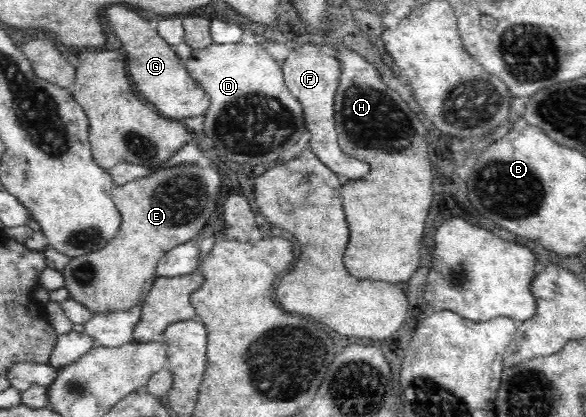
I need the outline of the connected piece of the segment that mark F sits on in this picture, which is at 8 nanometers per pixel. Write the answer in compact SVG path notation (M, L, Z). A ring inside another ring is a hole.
M303 45L293 49L282 67L285 85L303 108L306 129L311 133L309 148L316 158L337 175L345 175L349 180L361 180L370 167L364 161L345 155L338 144L336 121L334 120L334 96L337 91L340 67L337 58L327 48Z

